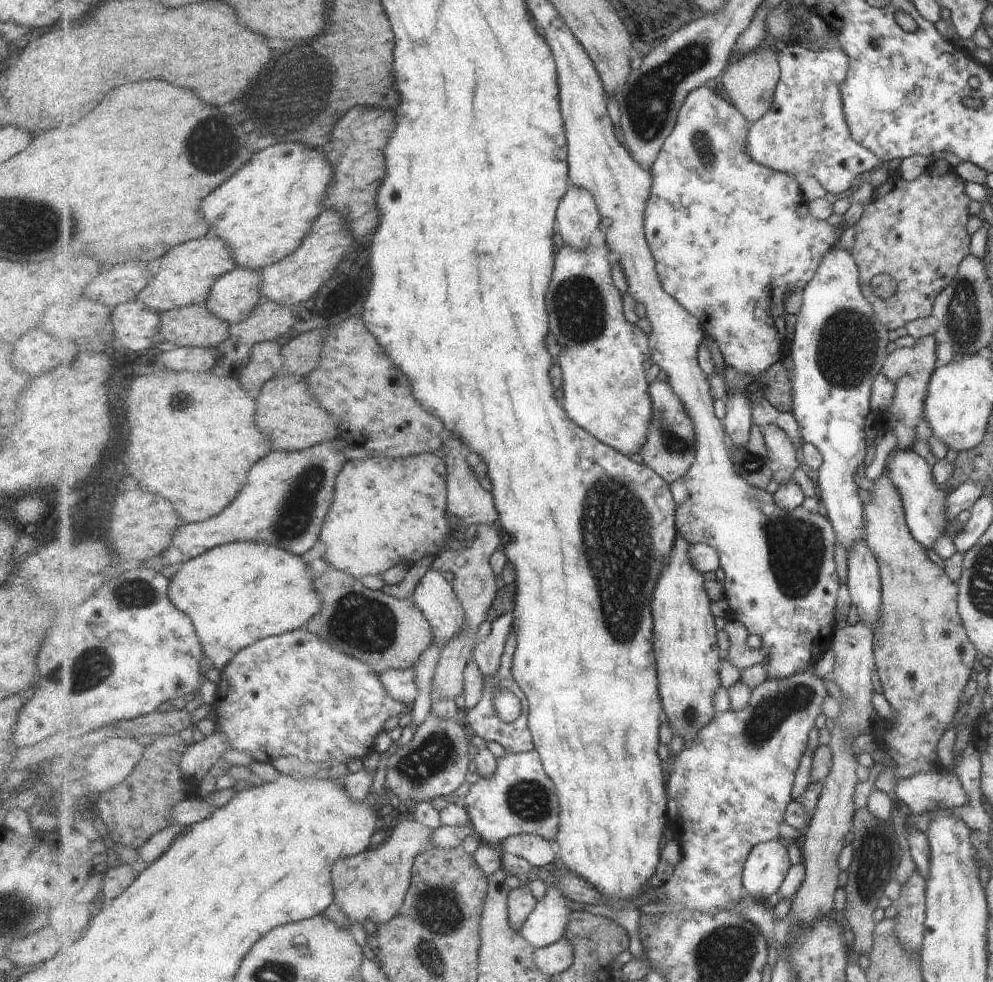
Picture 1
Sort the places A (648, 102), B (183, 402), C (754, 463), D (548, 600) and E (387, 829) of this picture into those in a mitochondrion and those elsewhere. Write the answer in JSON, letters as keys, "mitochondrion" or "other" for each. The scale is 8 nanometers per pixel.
{"A":"mitochondrion","B":"mitochondrion","C":"mitochondrion","D":"other","E":"other"}

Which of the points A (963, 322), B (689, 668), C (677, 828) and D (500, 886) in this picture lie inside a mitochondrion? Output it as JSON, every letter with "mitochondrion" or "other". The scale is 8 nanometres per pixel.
{"A":"mitochondrion","B":"other","C":"other","D":"other"}

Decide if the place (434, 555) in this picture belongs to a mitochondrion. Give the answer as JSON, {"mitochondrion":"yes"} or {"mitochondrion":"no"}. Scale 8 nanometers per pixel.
{"mitochondrion":"no"}

